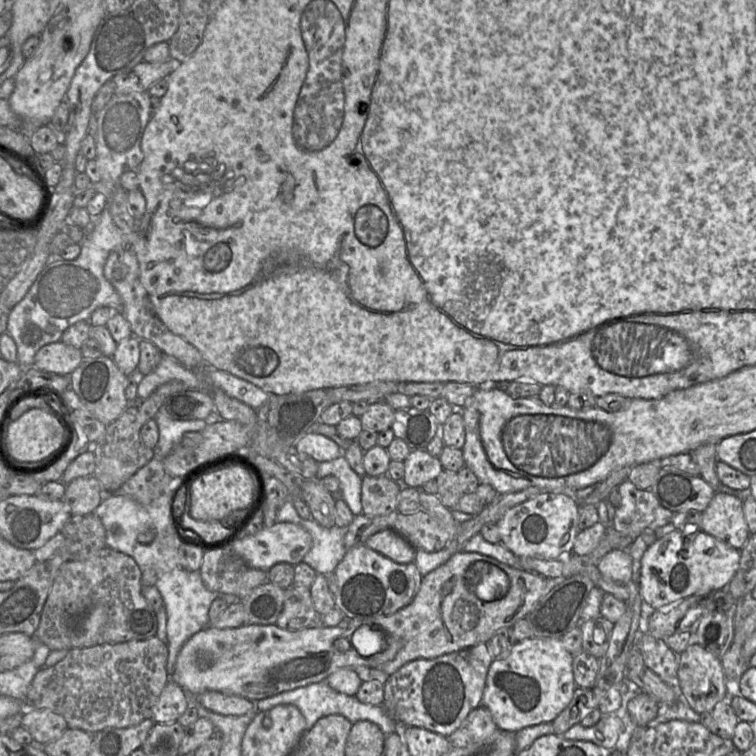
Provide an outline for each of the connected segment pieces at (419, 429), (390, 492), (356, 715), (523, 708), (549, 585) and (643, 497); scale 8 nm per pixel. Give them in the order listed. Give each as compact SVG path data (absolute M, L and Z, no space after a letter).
M416 408L395 411L391 426L394 435L401 438L410 450L425 449L433 437L440 432L441 425L430 411Z
M387 473L378 476L361 476L362 513L367 516L384 516L397 511L397 501L402 484L392 480Z
M326 681L312 683L312 684L303 686L303 687L299 687L299 688L289 690L289 691L284 691L282 693L273 695L271 697L261 699L255 702L255 709L259 712L267 711L277 705L284 705L284 704L294 705L300 710L300 712L302 713L306 721L306 731L311 729L314 726L314 724L317 722L317 720L319 720L320 718L328 716L328 715L334 715L334 714L342 715L346 717L352 723L355 723L360 720L369 720L371 722L374 722L376 725L380 727L380 729L385 734L385 736L391 733L394 733L396 731L401 731L403 727L415 727L415 726L401 726L387 713L387 711L382 705L362 703L356 698L356 696L349 696L349 695L340 693L334 690L327 684Z
M528 638L517 642L503 659L494 659L489 667L484 694L482 697L482 705L486 707L496 723L499 730L516 733L523 728L537 725L540 723L552 723L552 721L569 705L572 700L576 683L573 676L573 655L564 647L561 639L554 638Z
M460 551L454 553L444 564L424 575L420 589L412 602L396 613L389 616L344 618L338 626L344 630L358 629L361 626L378 629L385 643L387 640L384 636L399 639L401 649L395 658L375 668L391 675L413 660L435 659L480 643L487 643L497 632L511 628L517 620L526 617L539 600L562 580L564 579L546 578L522 568L514 568L477 552Z
M625 479L617 490L621 502L615 508L612 525L617 532L635 539L646 530L671 525L674 512L663 507L650 489L641 490Z

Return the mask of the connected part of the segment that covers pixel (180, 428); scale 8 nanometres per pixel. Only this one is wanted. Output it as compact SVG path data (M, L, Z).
M162 405L154 417L159 430L159 439L155 447L156 455L165 457L180 445L186 432L202 432L207 426L206 420L176 420L171 418Z

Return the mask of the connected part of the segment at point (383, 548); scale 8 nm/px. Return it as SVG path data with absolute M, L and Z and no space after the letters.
M391 528L371 535L364 545L397 563L410 563L415 559L416 549Z

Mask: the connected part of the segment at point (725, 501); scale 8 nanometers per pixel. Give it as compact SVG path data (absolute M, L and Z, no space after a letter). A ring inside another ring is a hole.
M716 492L702 512L700 531L741 550L751 535L744 518L742 499Z

